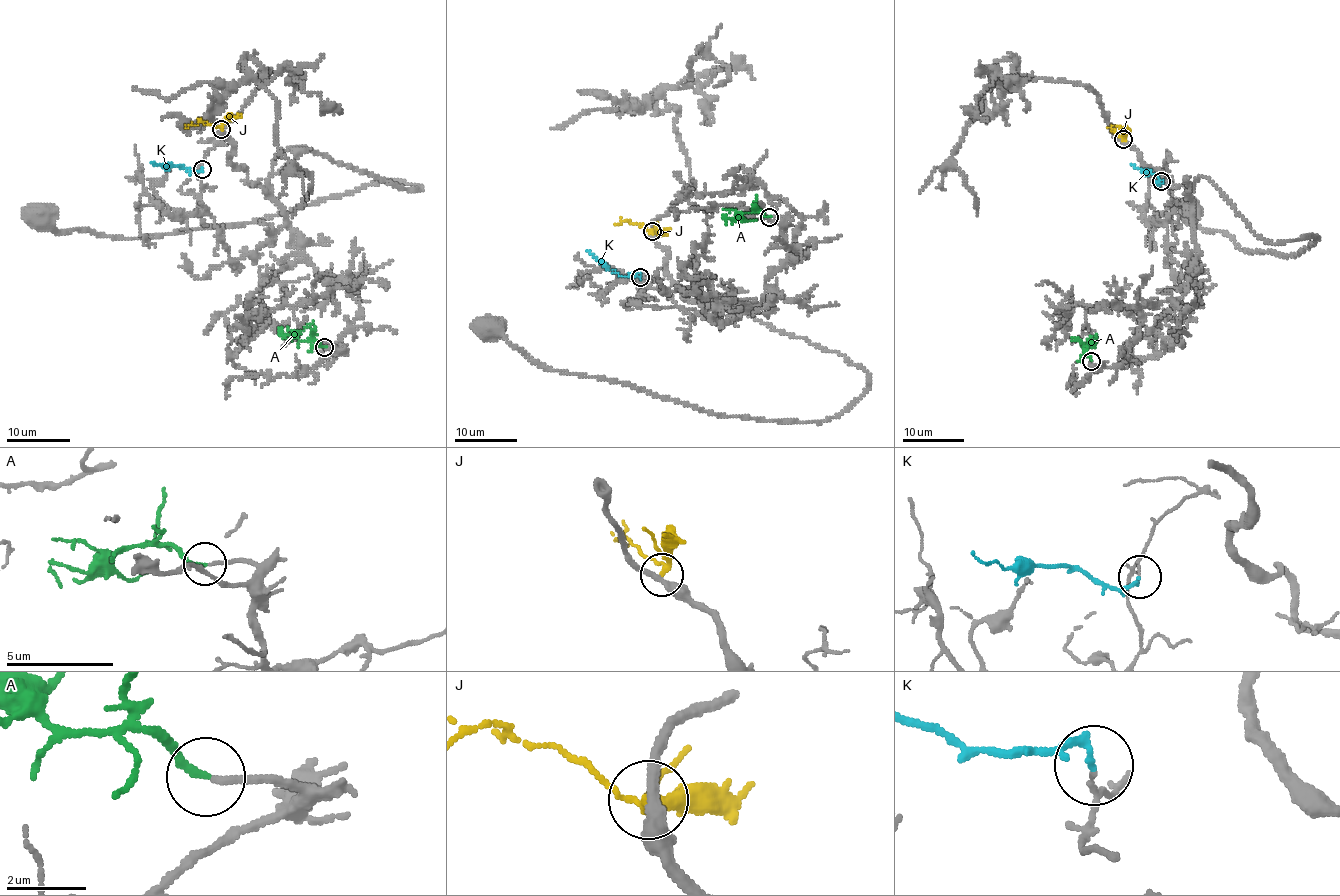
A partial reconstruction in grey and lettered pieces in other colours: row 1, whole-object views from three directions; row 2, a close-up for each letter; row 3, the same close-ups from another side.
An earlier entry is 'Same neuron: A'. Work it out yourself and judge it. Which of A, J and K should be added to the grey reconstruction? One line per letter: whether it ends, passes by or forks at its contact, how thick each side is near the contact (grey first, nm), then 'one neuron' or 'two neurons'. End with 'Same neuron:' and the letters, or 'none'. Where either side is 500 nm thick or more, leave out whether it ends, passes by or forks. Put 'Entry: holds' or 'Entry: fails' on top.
Entry: holds
A: it ends there; 170 nm thick on the grey side, 180 nm on the other; one neuron
J: it passes by; 300 nm thick on the grey side, 160 nm on the other; two neurons
K: it ends there; 110 nm thick on the grey side, 130 nm on the other; two neurons
Same neuron: A

